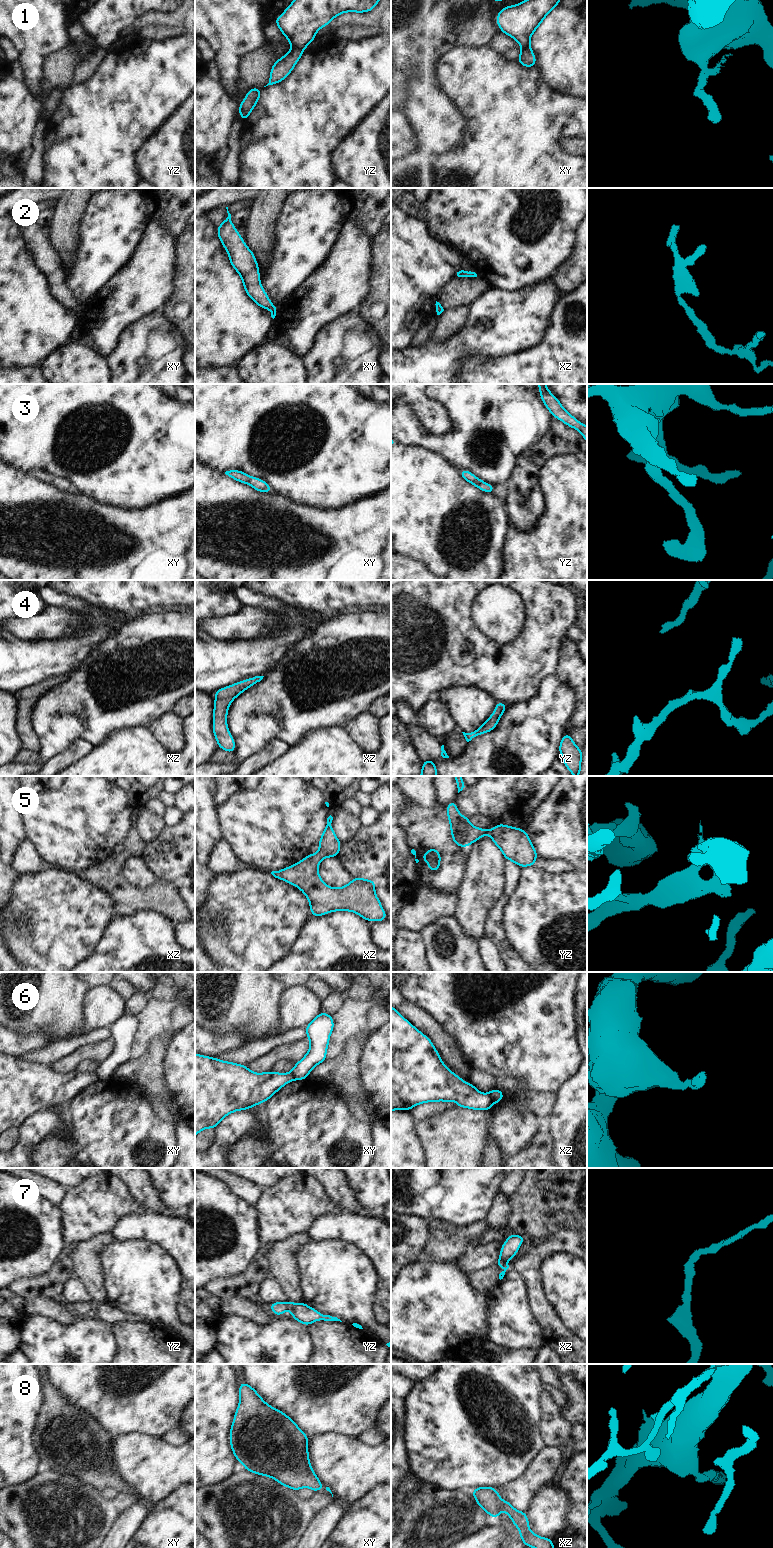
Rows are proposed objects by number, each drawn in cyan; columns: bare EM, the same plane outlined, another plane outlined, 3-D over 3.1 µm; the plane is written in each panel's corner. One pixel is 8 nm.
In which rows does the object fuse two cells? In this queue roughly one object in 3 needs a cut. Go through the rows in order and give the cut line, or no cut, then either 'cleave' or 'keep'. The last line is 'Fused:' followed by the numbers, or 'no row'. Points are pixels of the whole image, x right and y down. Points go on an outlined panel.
1: cut yz (292, 47), (298, 47), (302, 50); cleave
2: cut none; keep
3: cut none; keep
4: cut none; keep
5: cut none; keep
6: cut xz (487, 1094), (493, 1102); cleave
7: cut none; keep
8: cut none; keep
Fused: 1, 6

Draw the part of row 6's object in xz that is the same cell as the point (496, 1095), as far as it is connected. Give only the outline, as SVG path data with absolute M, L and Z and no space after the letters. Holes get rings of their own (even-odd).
M494 1088L493 1090L491 1090L488 1095L490 1096L490 1098L492 1099L493 1102L499 1103L501 1102L502 1098L505 1096L505 1094Z

